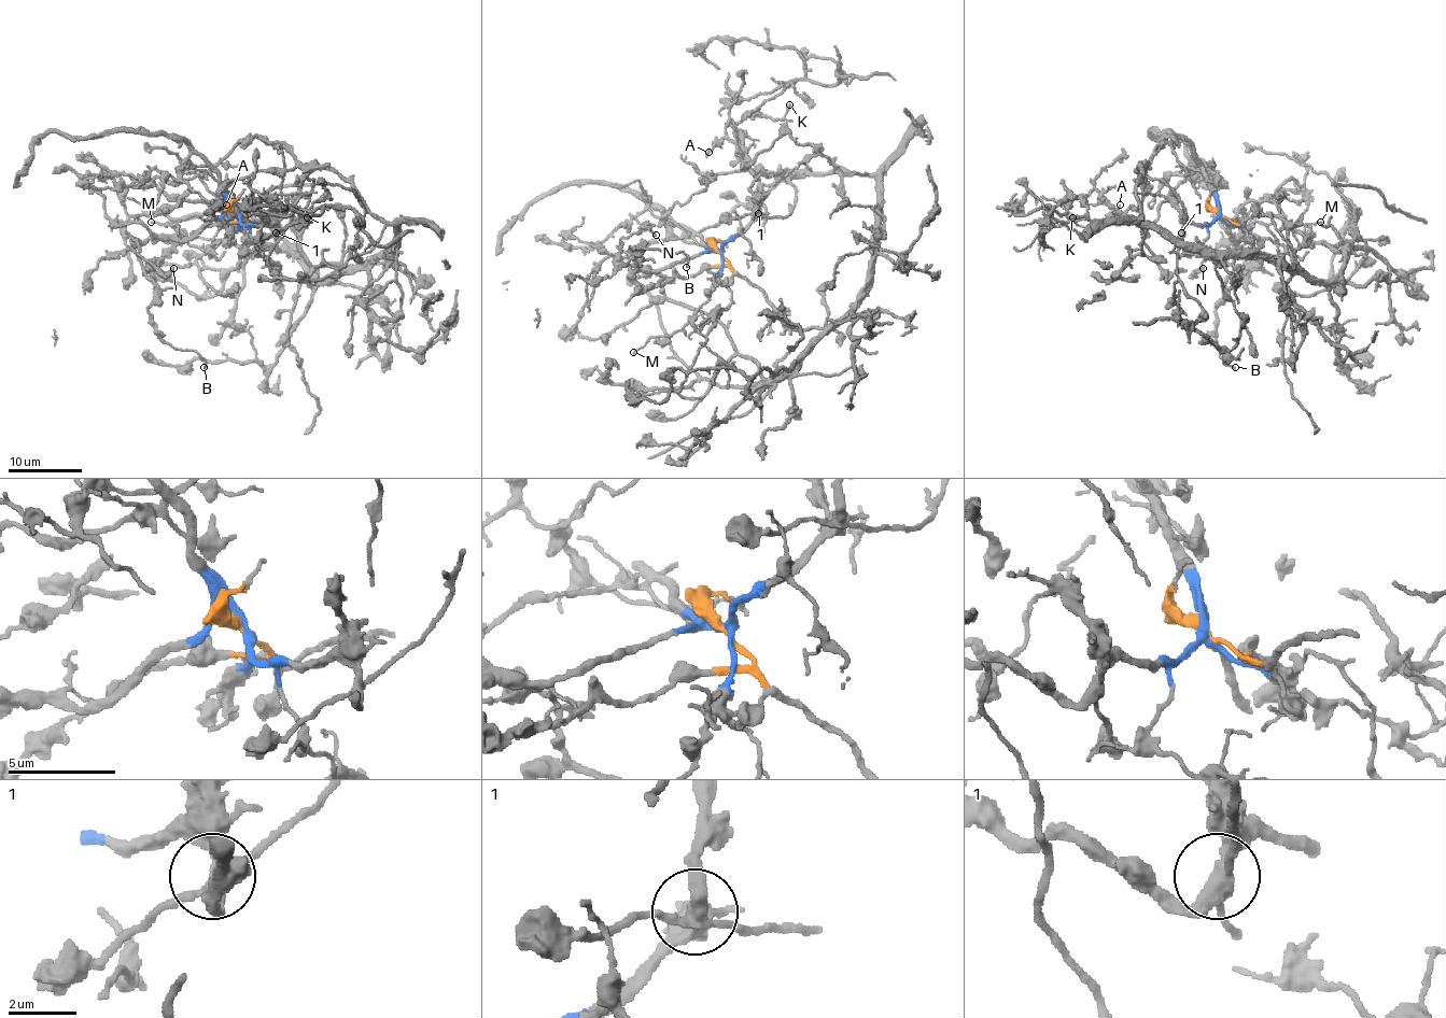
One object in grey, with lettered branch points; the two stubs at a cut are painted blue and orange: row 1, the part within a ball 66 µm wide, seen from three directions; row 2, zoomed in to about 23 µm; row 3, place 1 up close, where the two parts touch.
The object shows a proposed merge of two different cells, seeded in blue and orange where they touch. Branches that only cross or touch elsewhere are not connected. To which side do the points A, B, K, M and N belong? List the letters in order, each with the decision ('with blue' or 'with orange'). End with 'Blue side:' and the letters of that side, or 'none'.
A: with blue
B: with blue
K: with blue
M: with blue
N: with blue
Blue side: A, B, K, M, N

